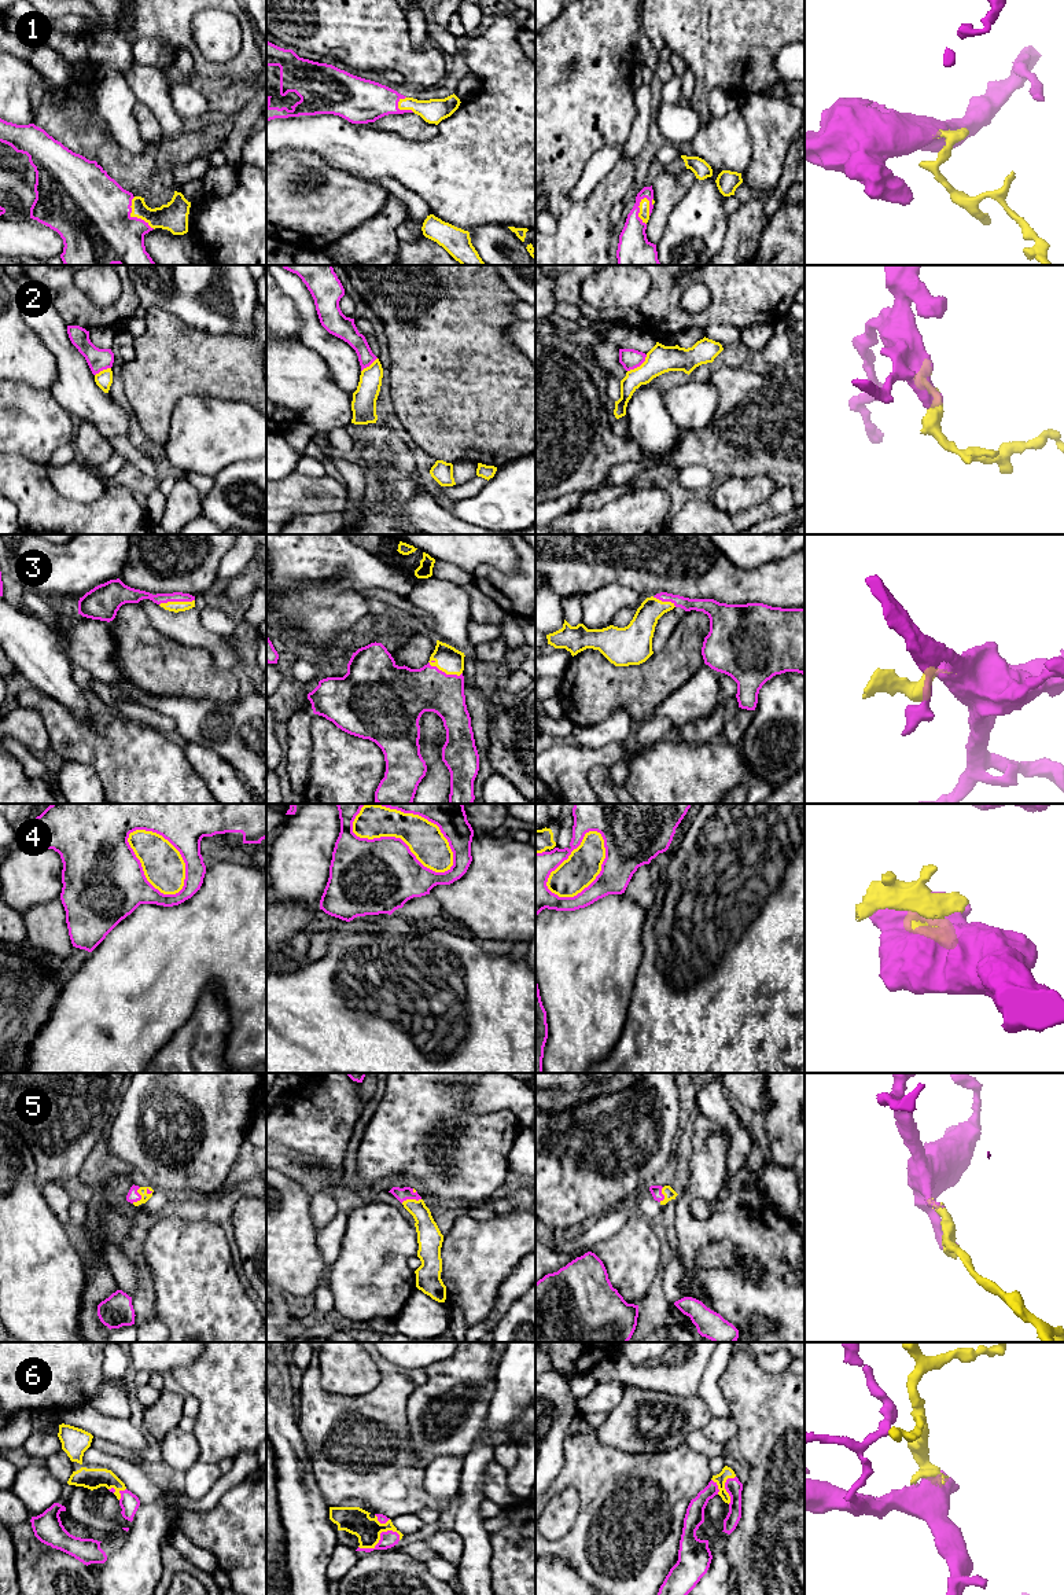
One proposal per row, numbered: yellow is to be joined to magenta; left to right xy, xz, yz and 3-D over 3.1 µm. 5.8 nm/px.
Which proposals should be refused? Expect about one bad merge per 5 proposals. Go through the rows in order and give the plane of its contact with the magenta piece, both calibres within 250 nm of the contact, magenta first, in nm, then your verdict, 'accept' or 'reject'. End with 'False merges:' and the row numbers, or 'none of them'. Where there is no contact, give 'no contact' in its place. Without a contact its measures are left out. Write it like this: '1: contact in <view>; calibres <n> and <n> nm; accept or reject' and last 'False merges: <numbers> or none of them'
1: contact in yz; calibres 220 and 60 nm; accept
2: contact in yz; calibres 120 and 170 nm; reject
3: contact in xz; calibres 300 and 150 nm; accept
4: contact in xz; calibres 440 and 200 nm; reject
5: contact in xy; calibres 70 and 50 nm; accept
6: contact in xz; calibres 100 and 160 nm; accept
False merges: 2, 4

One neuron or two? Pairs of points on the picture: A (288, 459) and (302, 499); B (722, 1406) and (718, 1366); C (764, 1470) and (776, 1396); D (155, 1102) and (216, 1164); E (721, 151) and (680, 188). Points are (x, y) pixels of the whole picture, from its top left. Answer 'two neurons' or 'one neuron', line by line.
A: two neurons
B: one neuron
C: one neuron
D: one neuron
E: two neurons

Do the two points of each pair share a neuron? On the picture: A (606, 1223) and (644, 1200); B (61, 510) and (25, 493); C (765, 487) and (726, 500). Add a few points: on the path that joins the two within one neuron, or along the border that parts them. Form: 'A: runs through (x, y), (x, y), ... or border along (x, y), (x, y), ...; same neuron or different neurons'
A: runs through (615, 1219), (634, 1208); same neuron
B: runs through (52, 510), (45, 510), (33, 498); same neuron
C: runs through (755, 491), (736, 495); same neuron

